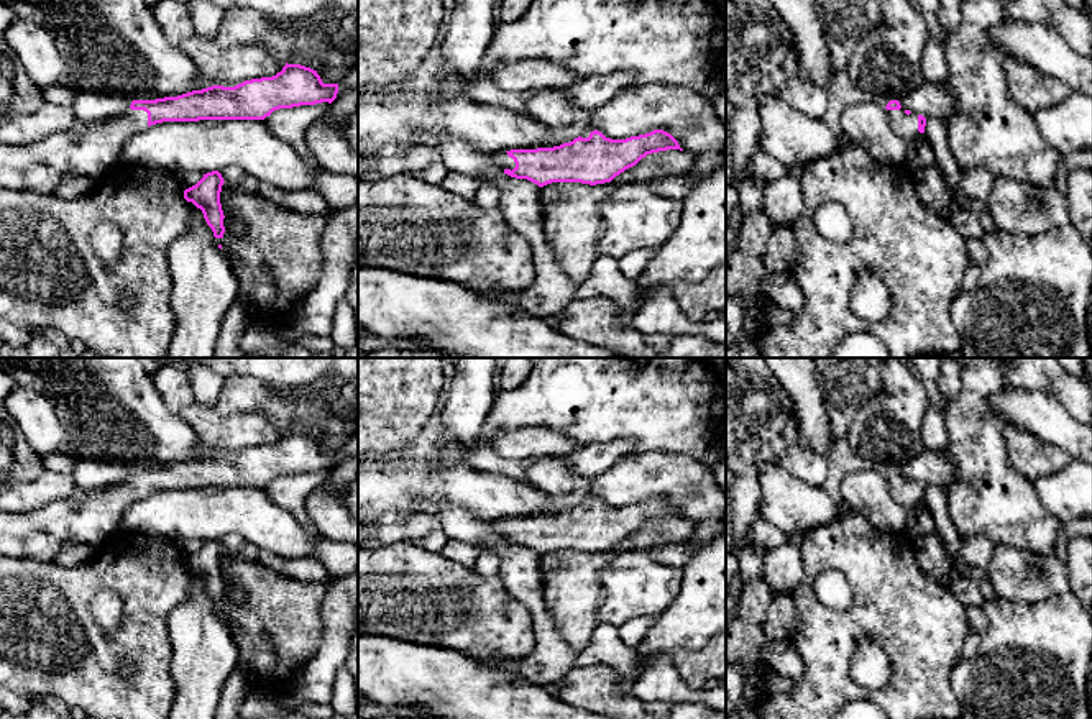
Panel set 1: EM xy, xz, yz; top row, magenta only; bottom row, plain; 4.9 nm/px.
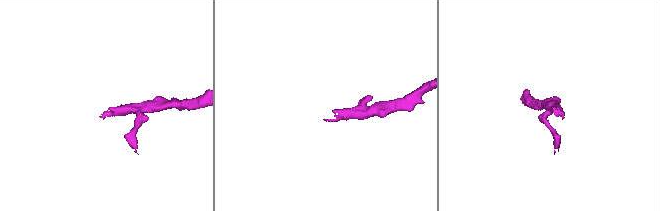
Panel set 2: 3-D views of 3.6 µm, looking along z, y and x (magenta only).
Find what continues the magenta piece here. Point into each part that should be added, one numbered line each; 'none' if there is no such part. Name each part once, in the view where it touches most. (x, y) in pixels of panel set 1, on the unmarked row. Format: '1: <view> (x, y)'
1: xy (40, 534)

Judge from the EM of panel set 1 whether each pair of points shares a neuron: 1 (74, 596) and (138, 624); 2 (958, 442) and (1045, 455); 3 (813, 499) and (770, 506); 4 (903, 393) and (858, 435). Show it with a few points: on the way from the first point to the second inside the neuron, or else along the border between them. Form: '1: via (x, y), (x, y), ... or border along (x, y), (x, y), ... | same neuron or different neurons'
1: via (96, 581), (115, 581), (137, 603) | same neuron
2: border along (1004, 425), (1009, 462), (1030, 480) | different neurons
3: via (803, 506), (780, 506) | same neuron
4: via (892, 404), (869, 427) | same neuron

